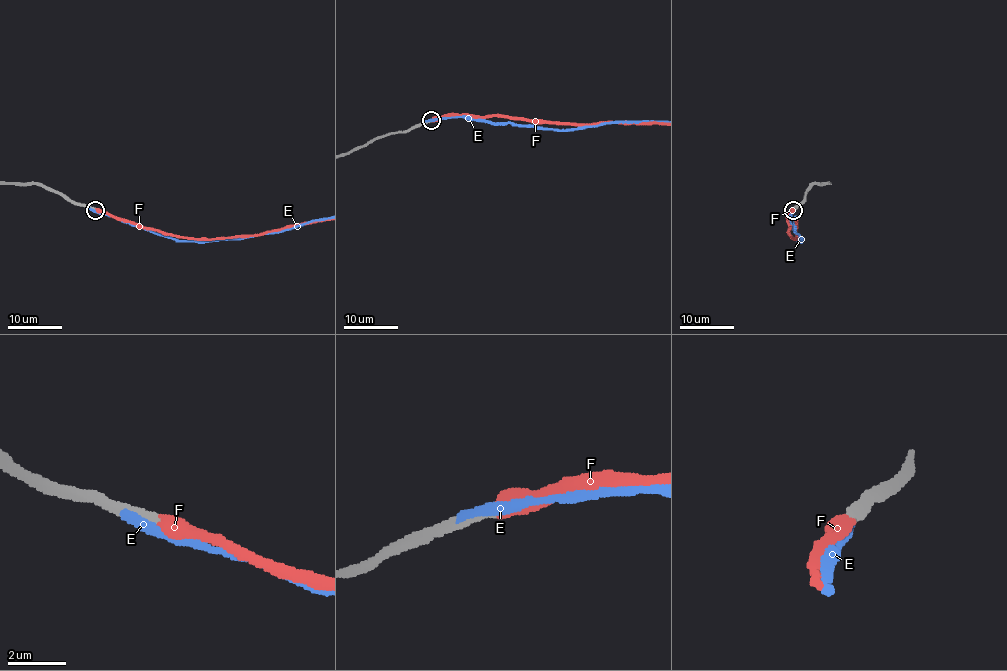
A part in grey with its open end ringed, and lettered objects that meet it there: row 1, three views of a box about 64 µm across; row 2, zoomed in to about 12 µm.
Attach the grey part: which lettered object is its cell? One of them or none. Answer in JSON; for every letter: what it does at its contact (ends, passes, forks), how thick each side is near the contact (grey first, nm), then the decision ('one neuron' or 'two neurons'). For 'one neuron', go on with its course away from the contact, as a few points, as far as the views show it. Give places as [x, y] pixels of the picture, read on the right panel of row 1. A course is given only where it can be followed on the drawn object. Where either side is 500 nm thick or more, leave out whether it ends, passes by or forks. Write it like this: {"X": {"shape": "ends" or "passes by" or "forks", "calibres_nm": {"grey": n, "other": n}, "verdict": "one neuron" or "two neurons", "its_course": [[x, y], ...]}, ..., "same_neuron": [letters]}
{"E": {"shape": "ends", "calibres_nm": {"grey": 440, "other": 360}, "verdict": "two neurons"}, "F": {"calibres_nm": {"grey": 340, "other": 500}, "verdict": "one neuron"}, "same_neuron": ["F"]}

